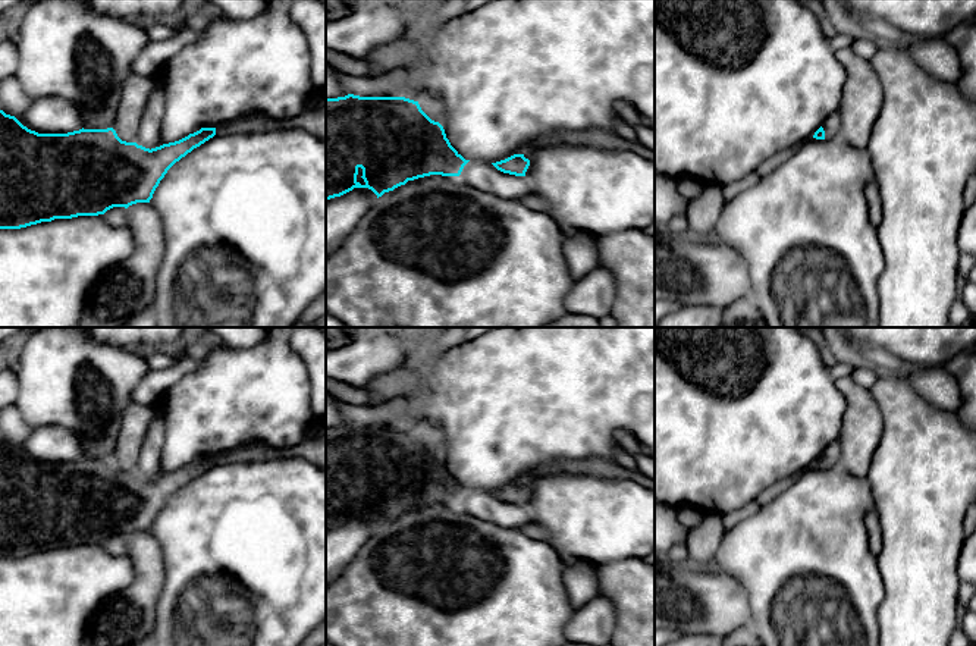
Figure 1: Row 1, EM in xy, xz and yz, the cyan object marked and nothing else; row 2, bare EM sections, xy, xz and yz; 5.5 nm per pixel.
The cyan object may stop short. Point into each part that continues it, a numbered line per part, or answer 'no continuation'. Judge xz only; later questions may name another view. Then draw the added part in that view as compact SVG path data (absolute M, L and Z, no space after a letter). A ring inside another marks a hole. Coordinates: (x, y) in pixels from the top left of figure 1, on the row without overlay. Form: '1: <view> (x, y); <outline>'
no continuation

